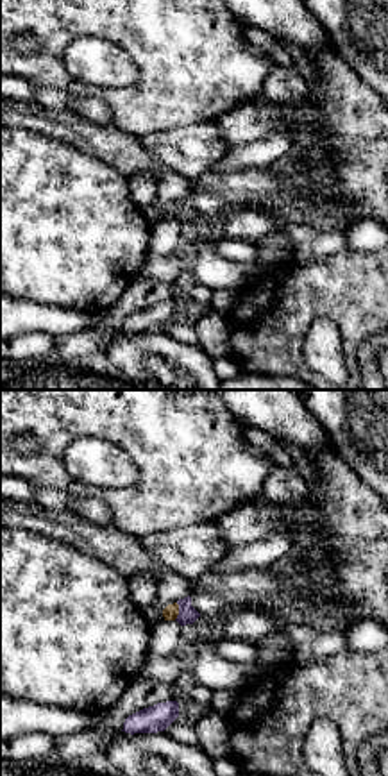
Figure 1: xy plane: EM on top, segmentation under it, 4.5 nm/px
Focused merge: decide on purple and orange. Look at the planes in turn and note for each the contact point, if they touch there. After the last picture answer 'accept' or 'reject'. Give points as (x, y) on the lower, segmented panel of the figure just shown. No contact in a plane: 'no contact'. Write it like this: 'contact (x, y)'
contact (179, 612)

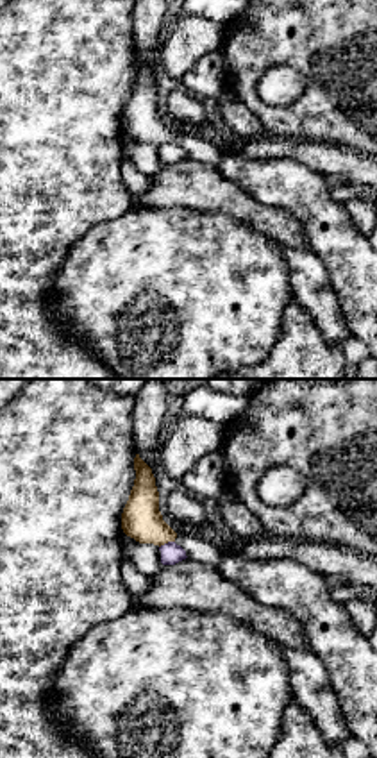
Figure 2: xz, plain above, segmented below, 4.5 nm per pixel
contact (168, 542)

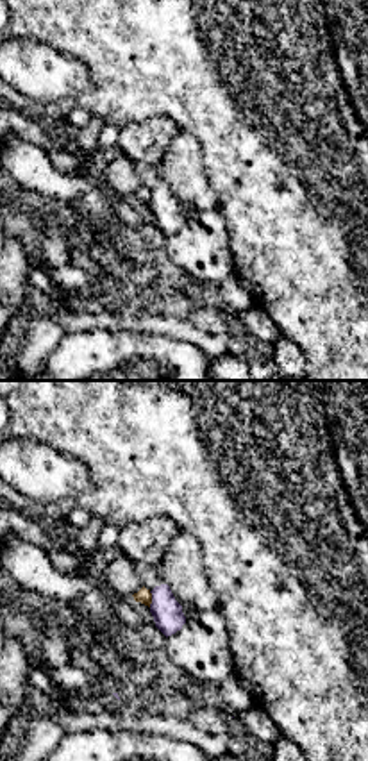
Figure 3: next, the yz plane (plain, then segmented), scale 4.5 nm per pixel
contact (152, 599)

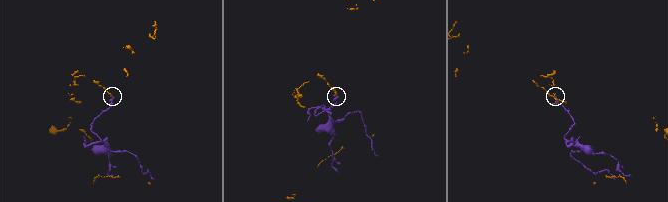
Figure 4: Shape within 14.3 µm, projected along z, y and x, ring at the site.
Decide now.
reject

